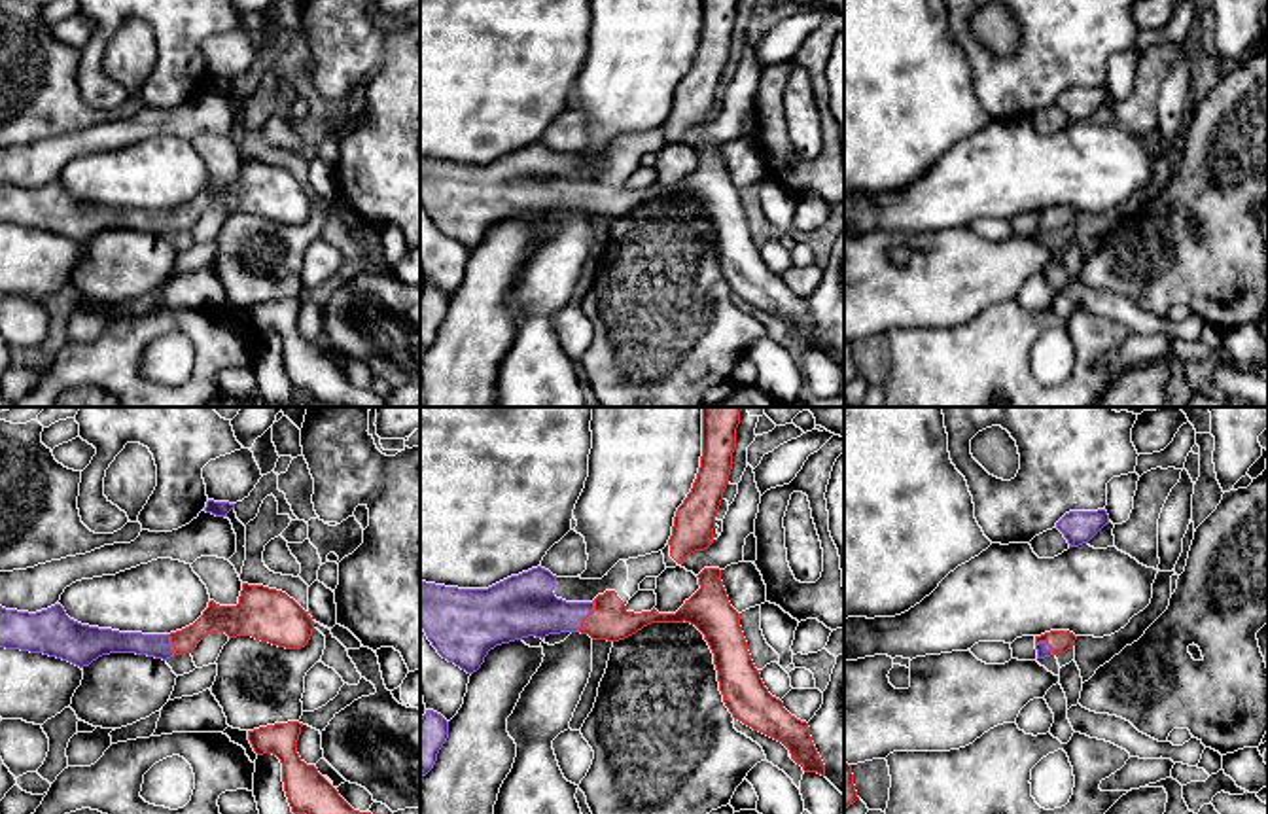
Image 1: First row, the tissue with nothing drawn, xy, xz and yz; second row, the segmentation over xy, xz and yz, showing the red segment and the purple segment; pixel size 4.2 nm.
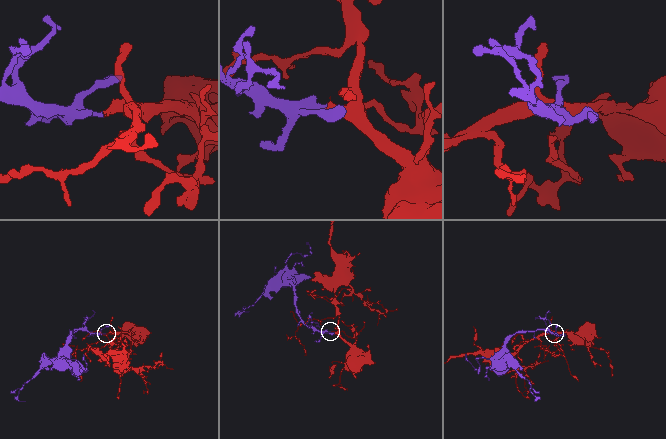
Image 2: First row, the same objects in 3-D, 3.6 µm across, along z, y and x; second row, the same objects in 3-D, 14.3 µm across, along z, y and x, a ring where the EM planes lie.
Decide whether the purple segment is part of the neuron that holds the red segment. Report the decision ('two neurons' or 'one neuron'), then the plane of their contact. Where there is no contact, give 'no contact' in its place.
one neuron; contact in xz

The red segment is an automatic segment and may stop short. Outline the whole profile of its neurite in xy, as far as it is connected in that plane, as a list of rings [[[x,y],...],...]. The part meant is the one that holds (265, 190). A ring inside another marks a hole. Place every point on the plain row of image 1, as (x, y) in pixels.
[[[242,159],[237,182],[214,176],[189,203],[170,210],[119,208],[81,201],[61,180],[28,189],[0,182],[0,223],[44,229],[79,244],[102,231],[136,229],[155,235],[193,229],[197,220],[216,208],[231,214],[252,212],[286,225],[301,225],[312,212],[314,197],[286,168]]]

